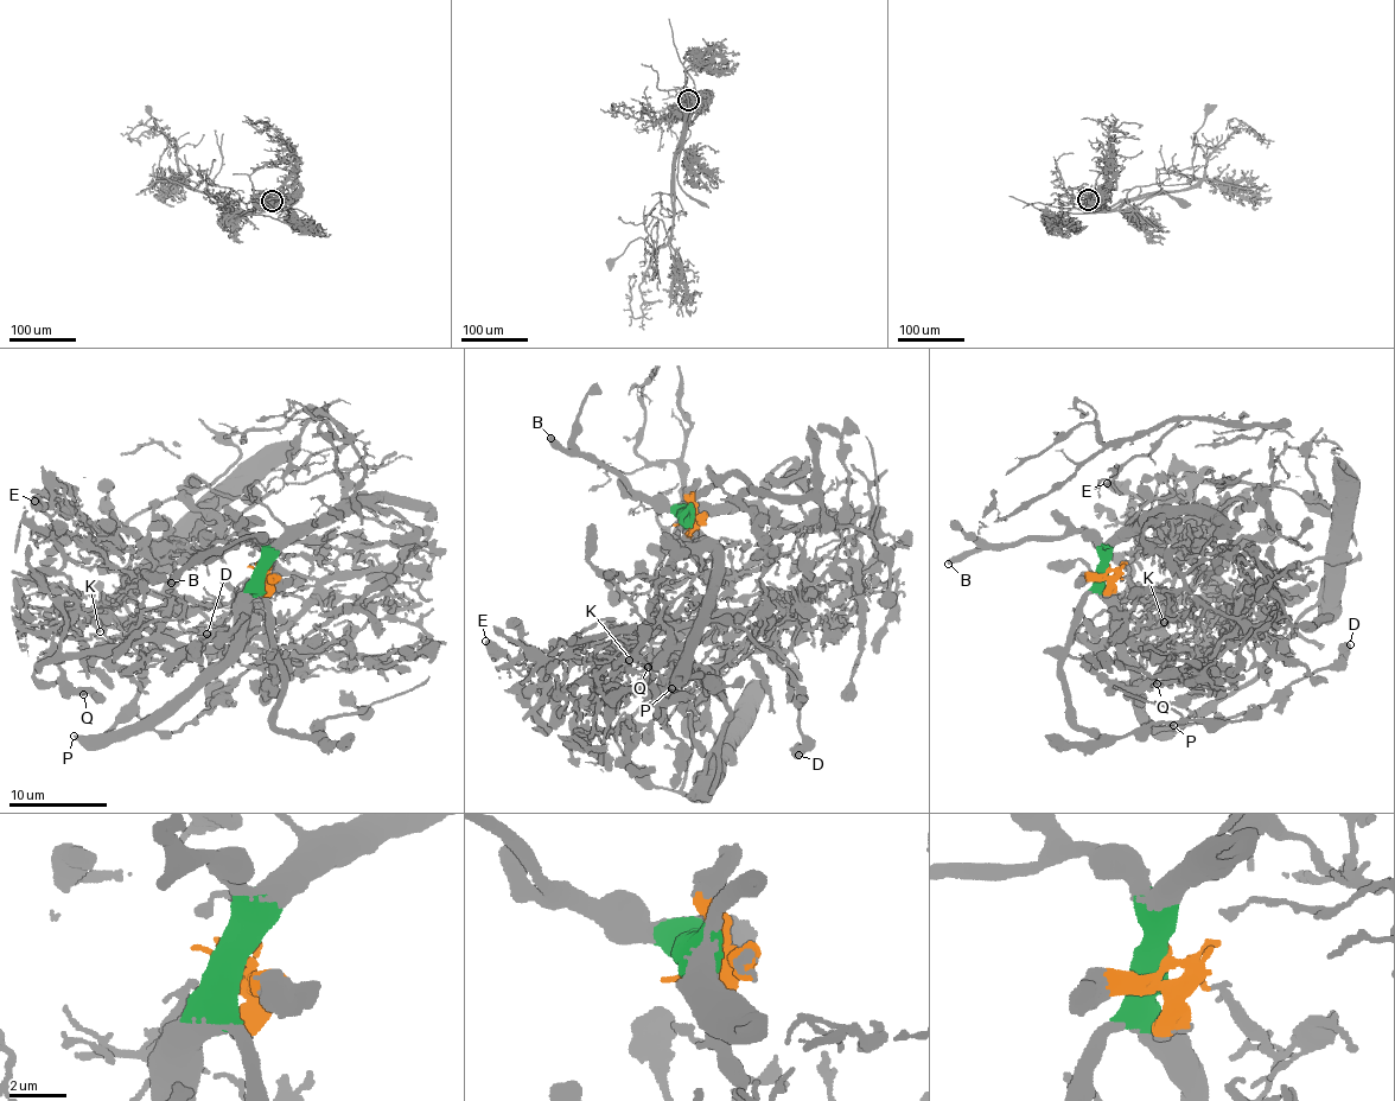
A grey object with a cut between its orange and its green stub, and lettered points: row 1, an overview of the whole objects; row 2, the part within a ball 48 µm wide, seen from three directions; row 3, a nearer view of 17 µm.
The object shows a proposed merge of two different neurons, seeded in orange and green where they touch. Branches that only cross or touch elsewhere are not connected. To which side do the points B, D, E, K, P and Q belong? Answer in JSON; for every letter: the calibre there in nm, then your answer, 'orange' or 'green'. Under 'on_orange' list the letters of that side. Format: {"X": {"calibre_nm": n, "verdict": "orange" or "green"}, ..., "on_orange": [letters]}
{"B": {"calibre_nm": 420, "verdict": "green"}, "D": {"calibre_nm": 700, "verdict": "green"}, "E": {"calibre_nm": 550, "verdict": "orange"}, "K": {"calibre_nm": 200, "verdict": "orange"}, "P": {"calibre_nm": 440, "verdict": "green"}, "Q": {"calibre_nm": 200, "verdict": "orange"}, "on_orange": ["E", "K", "Q"]}

